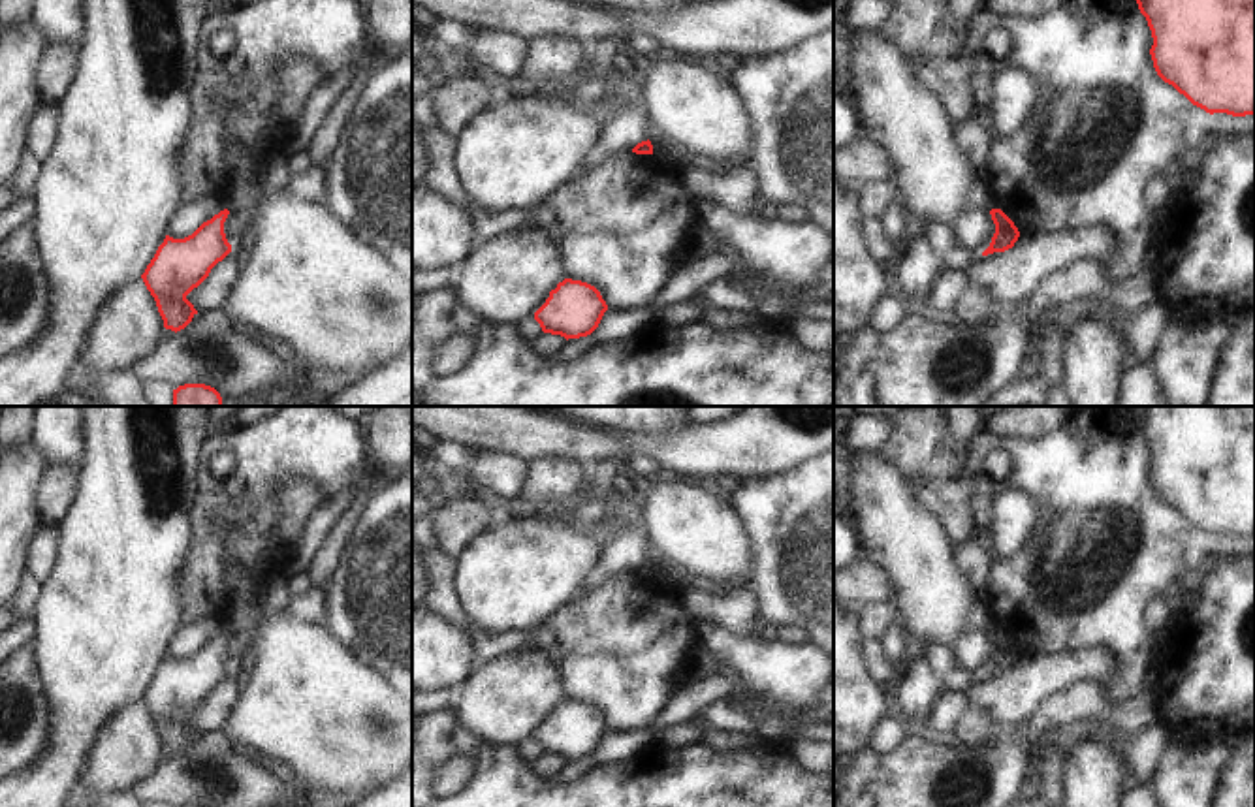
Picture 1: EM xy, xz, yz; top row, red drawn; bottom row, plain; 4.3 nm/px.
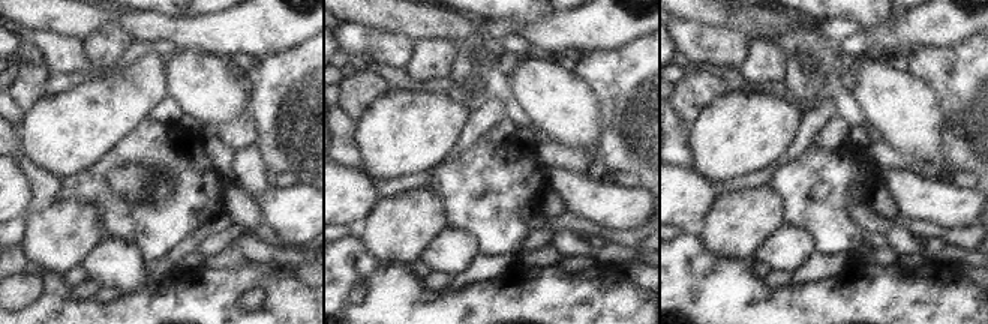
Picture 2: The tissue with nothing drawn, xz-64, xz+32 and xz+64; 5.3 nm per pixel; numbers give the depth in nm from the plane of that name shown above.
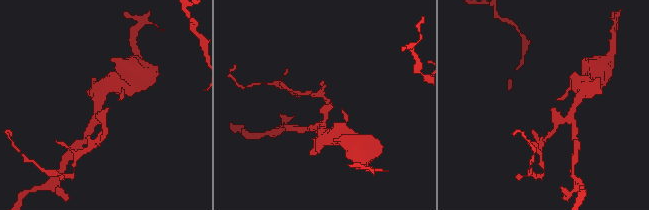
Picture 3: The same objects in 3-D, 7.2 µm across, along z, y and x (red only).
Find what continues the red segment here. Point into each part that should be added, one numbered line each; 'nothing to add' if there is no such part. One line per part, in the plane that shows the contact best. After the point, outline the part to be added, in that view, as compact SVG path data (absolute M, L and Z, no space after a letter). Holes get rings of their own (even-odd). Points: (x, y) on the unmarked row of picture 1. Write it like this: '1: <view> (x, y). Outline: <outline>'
nothing to add

